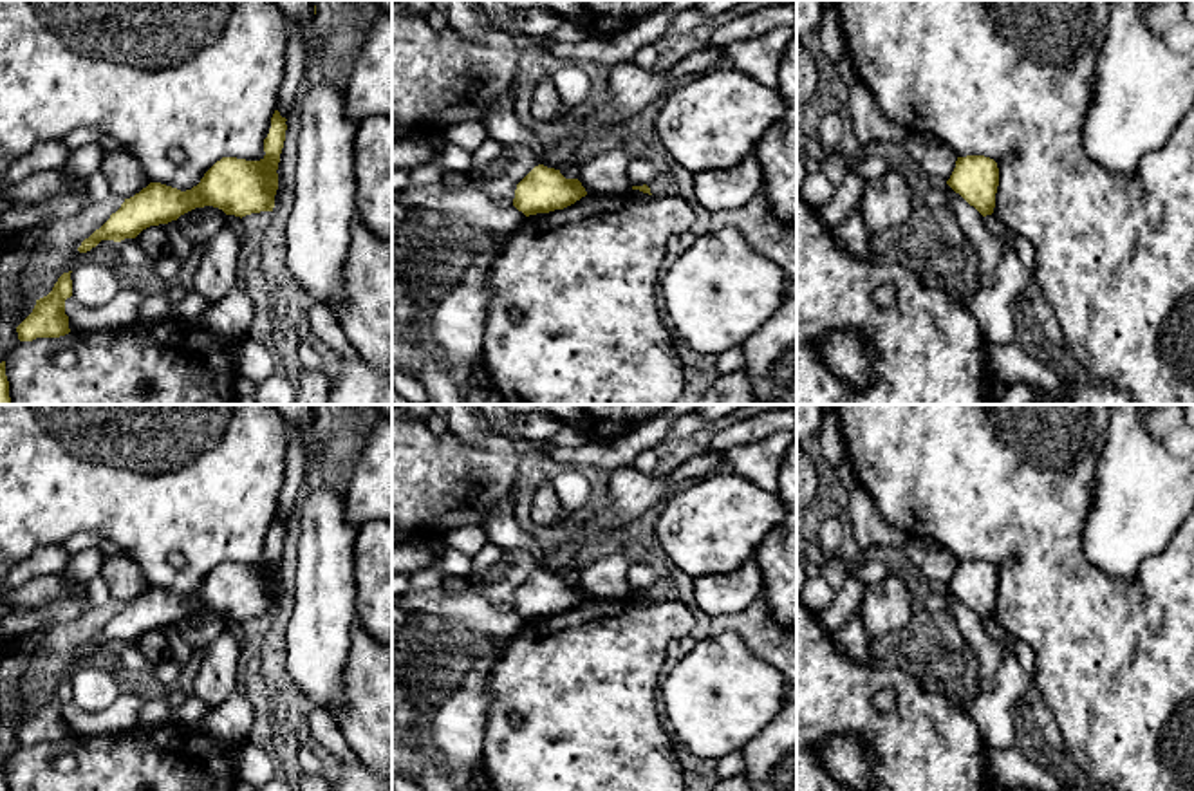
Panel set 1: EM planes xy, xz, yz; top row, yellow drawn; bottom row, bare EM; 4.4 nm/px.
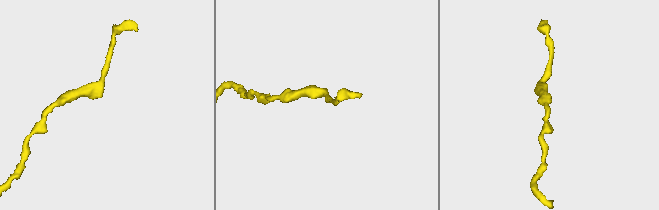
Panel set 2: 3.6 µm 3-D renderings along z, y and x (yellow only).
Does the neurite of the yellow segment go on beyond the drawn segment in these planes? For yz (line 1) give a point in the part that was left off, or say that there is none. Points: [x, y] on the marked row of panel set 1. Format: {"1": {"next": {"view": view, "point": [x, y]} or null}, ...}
{"1": {"next": null}}

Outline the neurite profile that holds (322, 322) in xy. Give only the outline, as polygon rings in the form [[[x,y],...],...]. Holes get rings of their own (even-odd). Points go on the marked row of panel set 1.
[[[322,303],[307,312],[309,330],[314,332],[340,359],[358,359],[359,354],[341,329],[338,318]]]

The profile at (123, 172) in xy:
[[[125,148],[105,152],[99,168],[110,191],[117,197],[130,199],[150,184],[141,163]]]

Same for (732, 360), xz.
[[[735,345],[721,354],[717,354],[717,370],[719,376],[737,372],[744,367],[744,349]]]

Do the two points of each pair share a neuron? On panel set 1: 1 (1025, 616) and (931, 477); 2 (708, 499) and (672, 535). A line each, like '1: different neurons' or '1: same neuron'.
1: same neuron
2: same neuron

